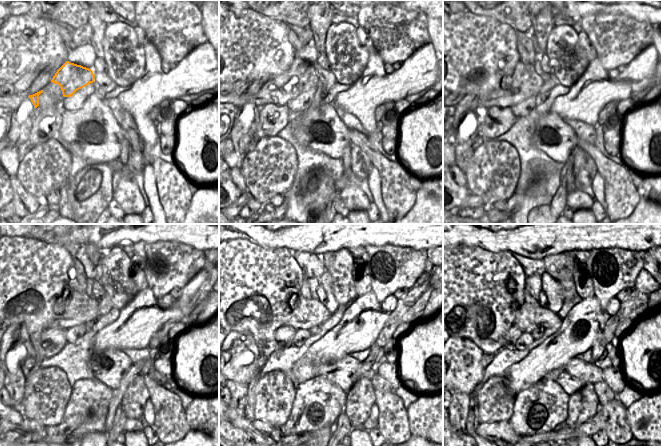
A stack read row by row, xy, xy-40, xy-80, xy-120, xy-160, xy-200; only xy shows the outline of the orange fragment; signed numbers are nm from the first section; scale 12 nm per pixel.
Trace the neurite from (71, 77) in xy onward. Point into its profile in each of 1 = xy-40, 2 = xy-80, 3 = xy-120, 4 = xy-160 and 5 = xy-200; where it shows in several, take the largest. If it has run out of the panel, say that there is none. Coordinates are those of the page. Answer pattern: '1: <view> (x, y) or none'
1: xy-40 (301, 76)
2: xy-80 (524, 82)
3: xy-120 (72, 308)
4: xy-160 (309, 313)
5: xy-200 (530, 315)

